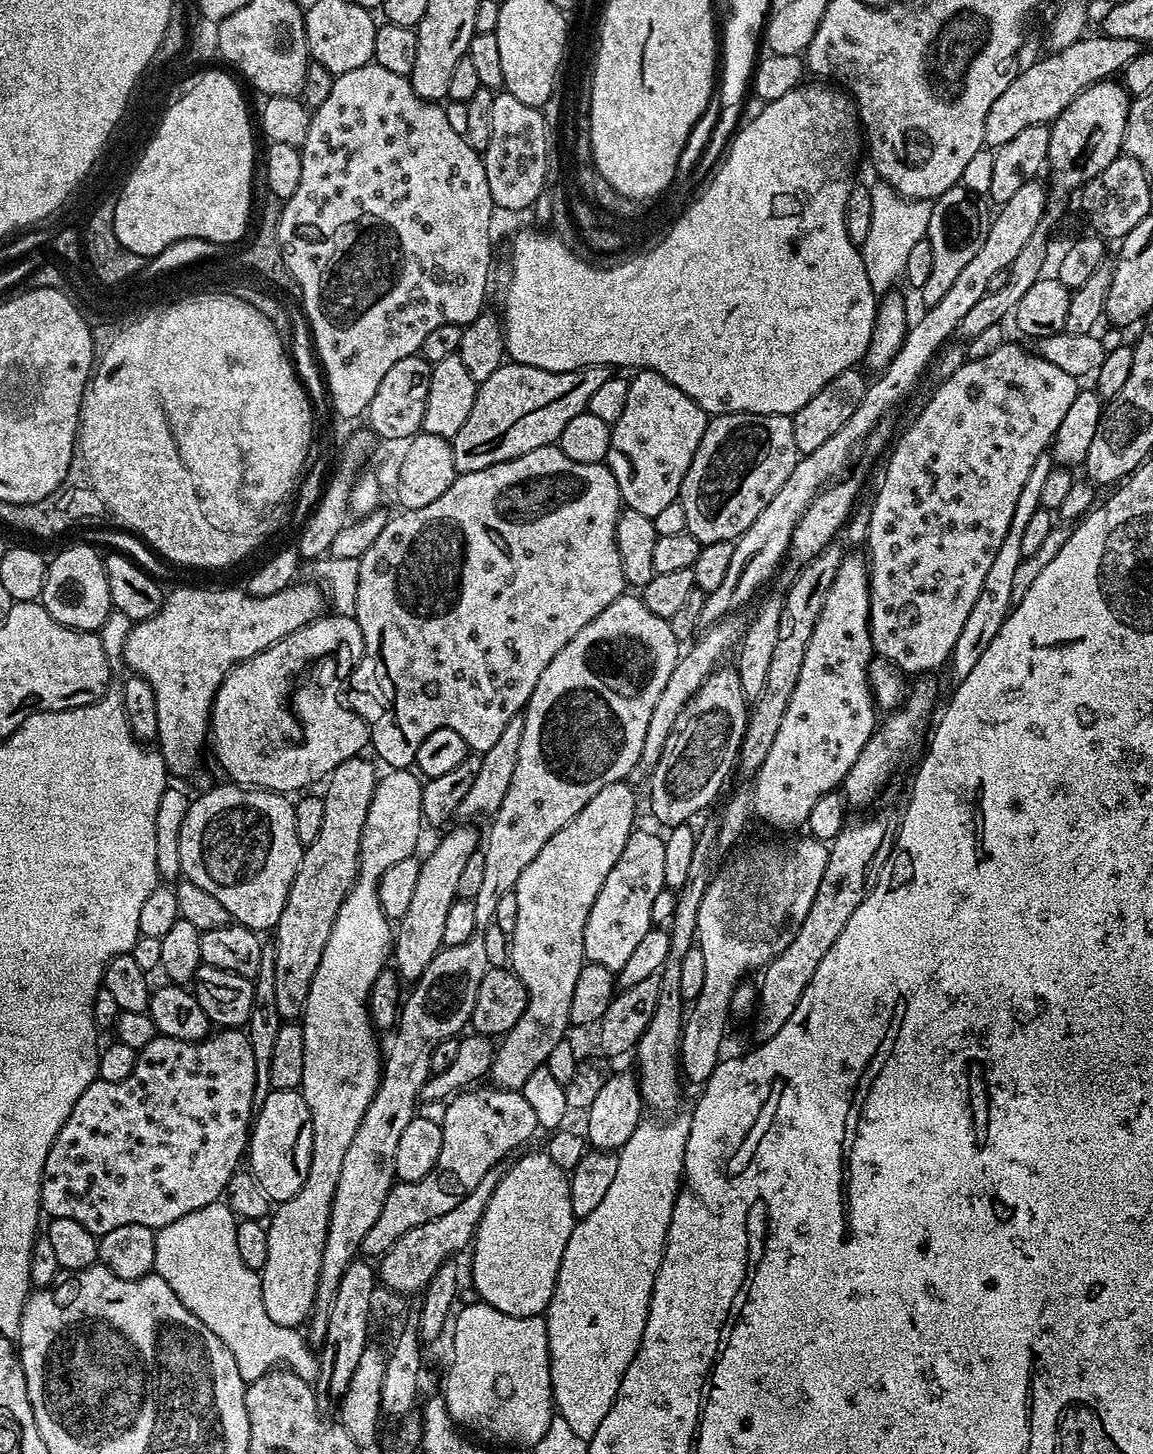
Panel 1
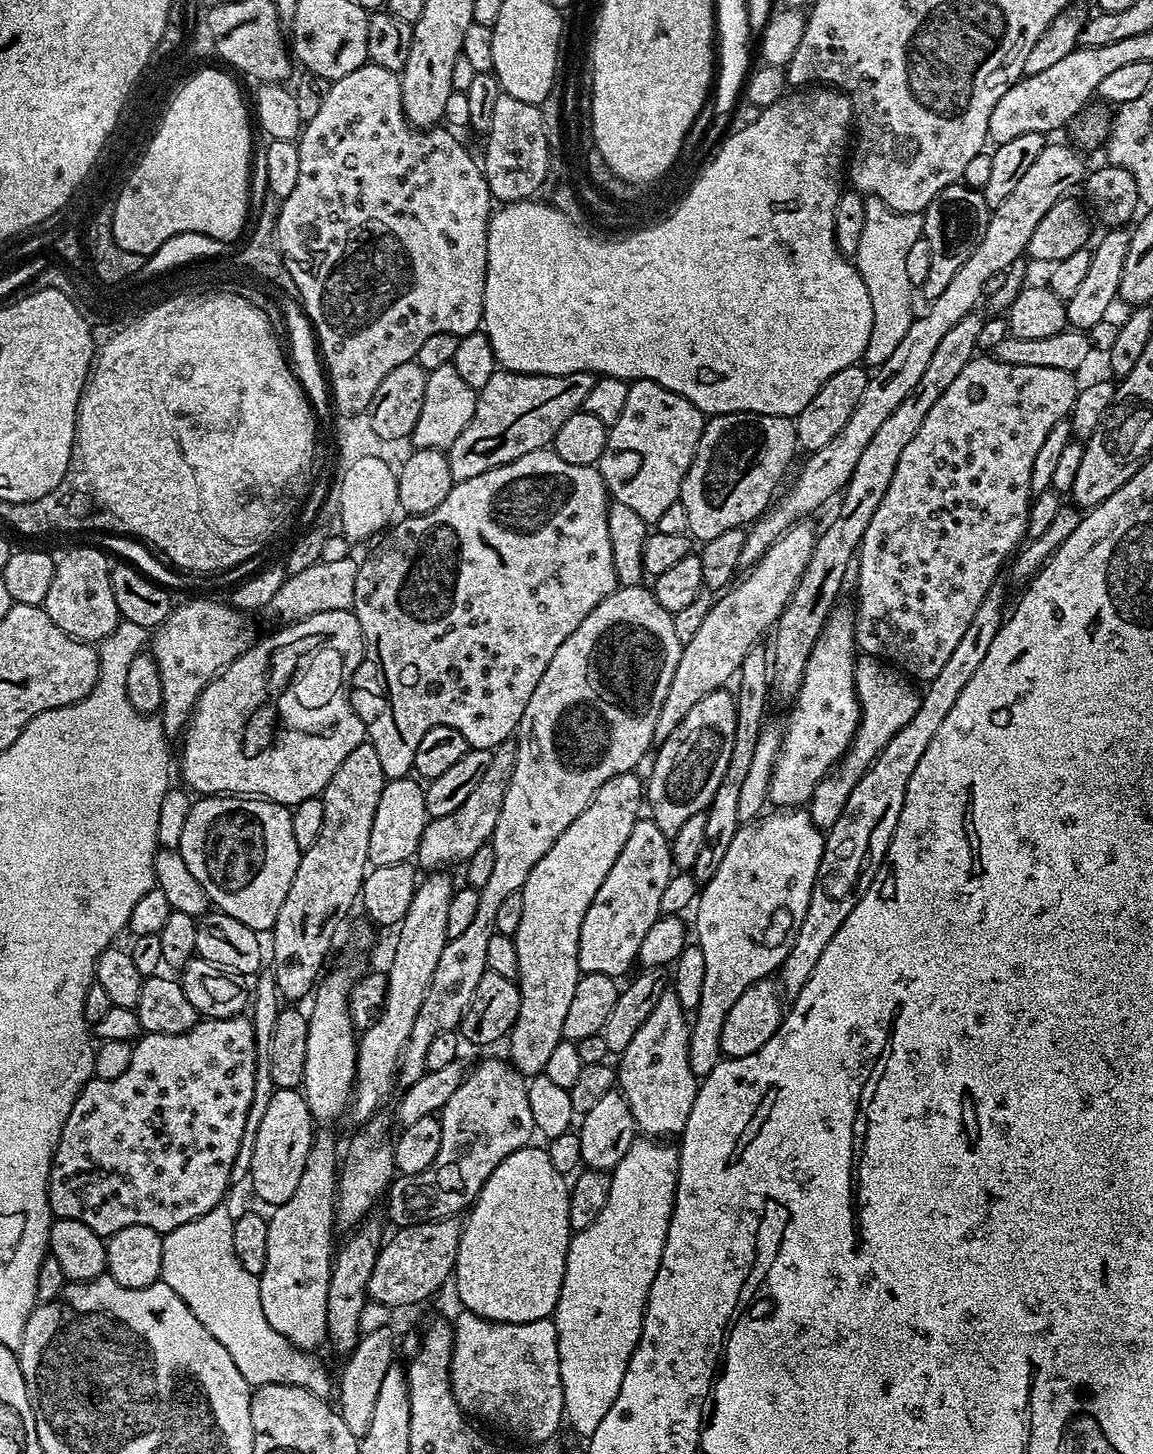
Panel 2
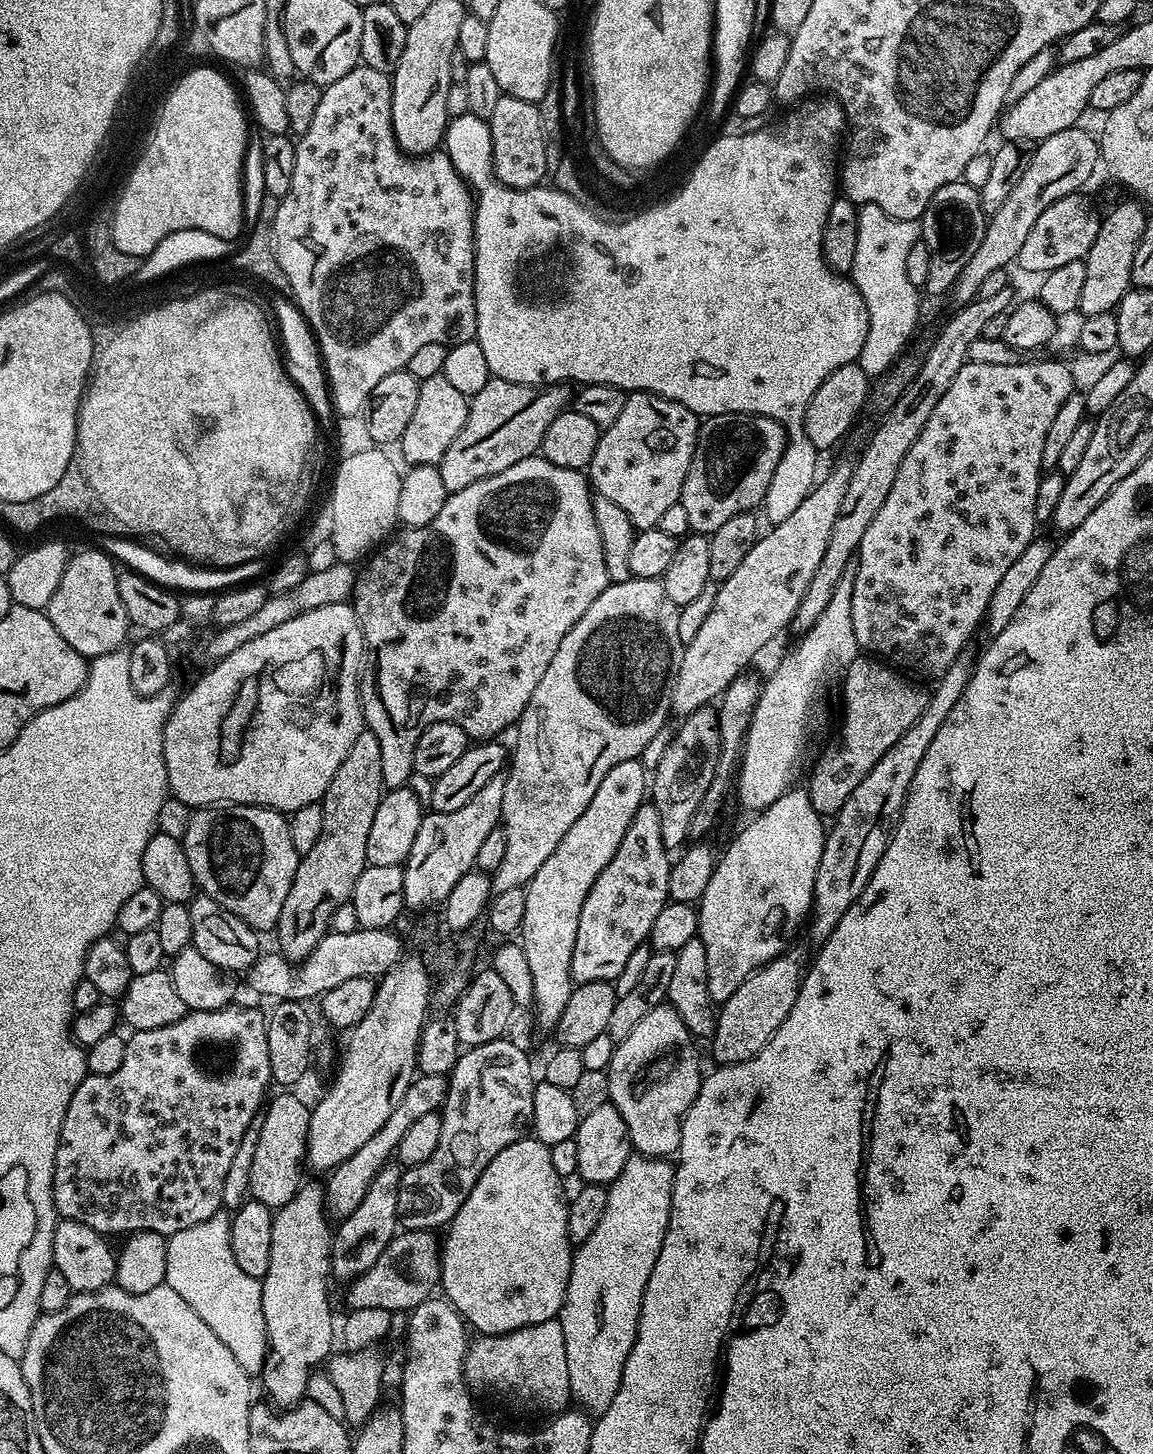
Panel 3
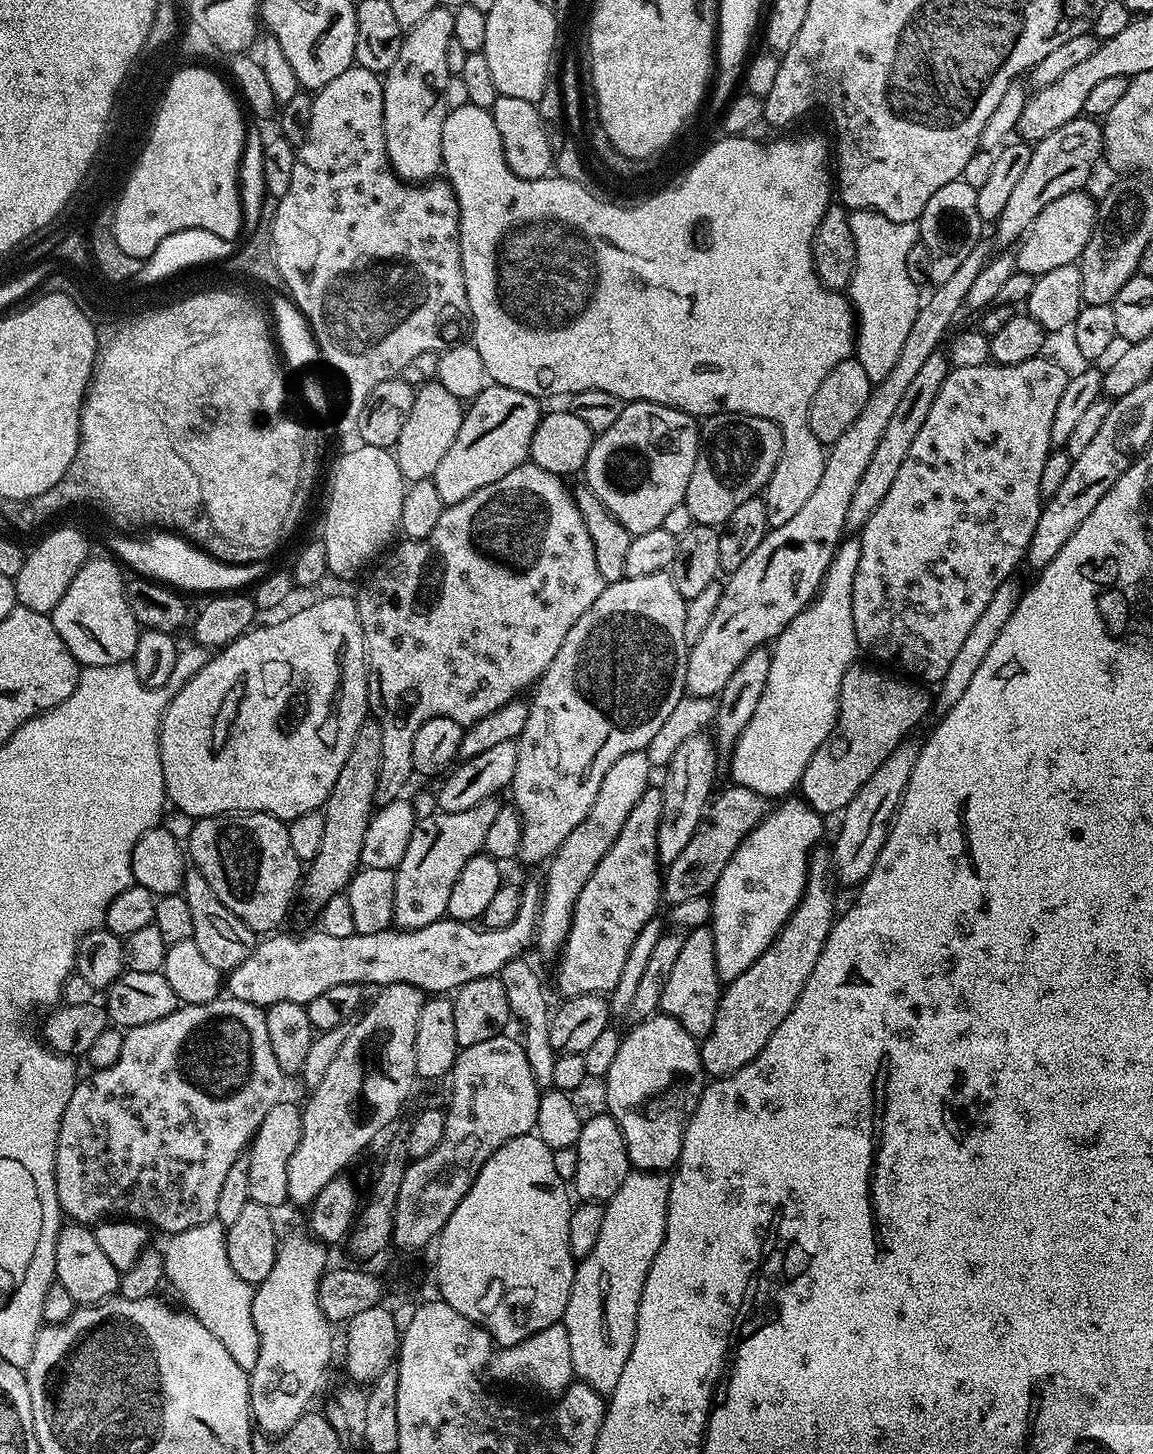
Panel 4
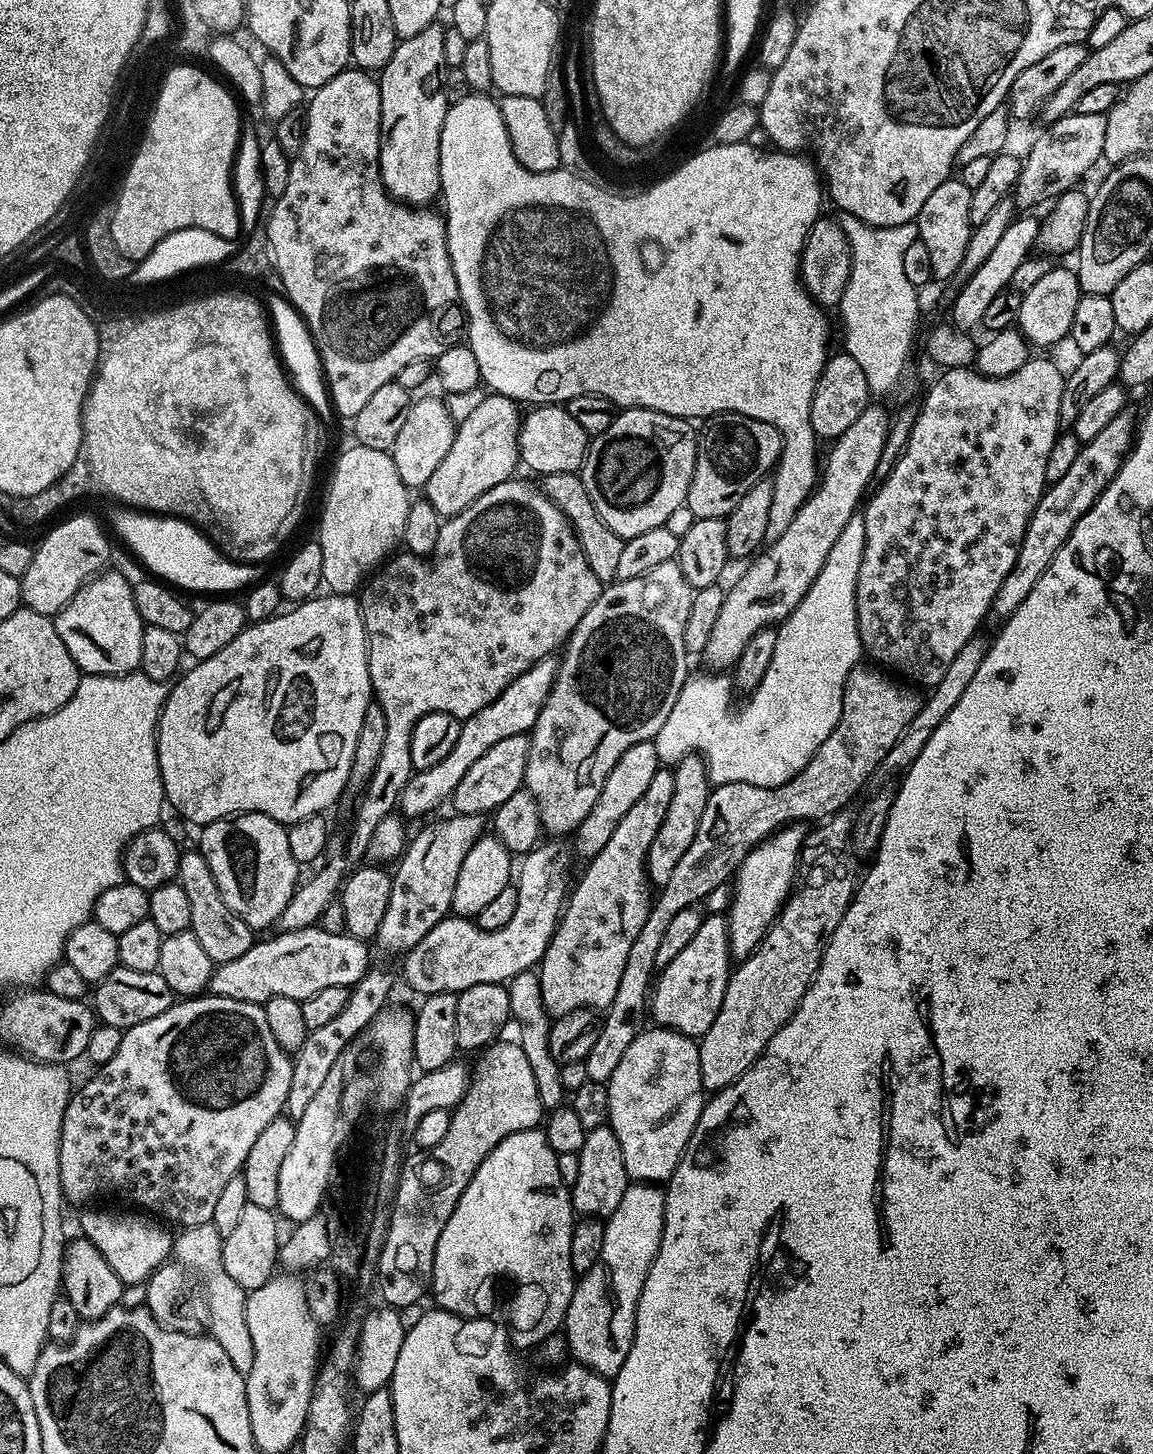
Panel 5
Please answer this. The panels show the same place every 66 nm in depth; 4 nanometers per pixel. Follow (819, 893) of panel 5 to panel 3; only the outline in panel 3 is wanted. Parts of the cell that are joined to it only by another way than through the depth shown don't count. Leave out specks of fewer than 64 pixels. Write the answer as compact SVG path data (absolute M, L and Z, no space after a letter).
M786 950L781 956L775 956L768 964L763 964L725 1004L719 1005L716 1013L716 1032L710 1038L712 1056L717 1065L746 1062L770 1042L770 1038L786 1022L790 1010L800 993L800 984L804 981L806 959L800 952Z

